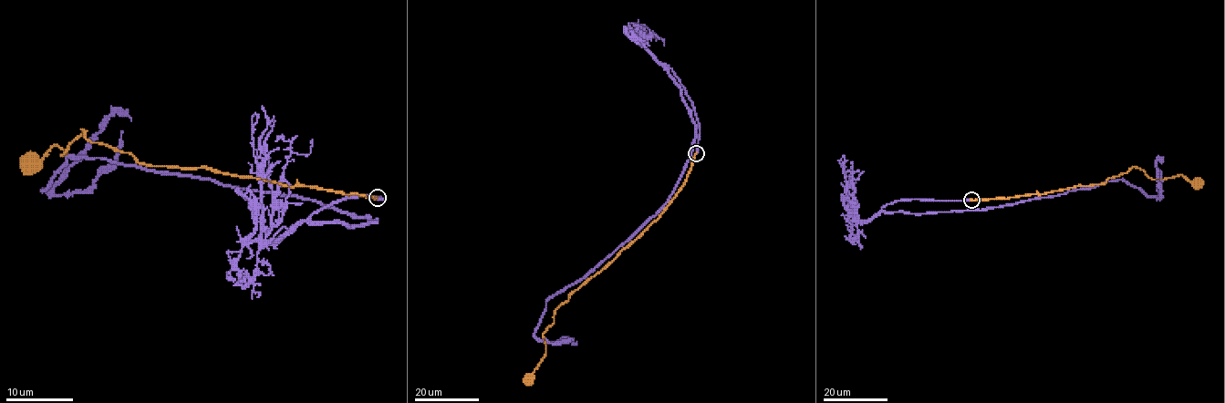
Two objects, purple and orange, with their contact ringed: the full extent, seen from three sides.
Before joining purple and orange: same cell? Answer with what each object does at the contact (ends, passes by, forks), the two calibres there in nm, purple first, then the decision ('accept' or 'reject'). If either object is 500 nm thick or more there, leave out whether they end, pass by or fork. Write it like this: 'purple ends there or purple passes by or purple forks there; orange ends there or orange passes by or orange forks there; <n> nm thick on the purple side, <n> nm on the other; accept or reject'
purple ends there; orange ends there; 240 nm thick on the purple side, 280 nm on the other; accept

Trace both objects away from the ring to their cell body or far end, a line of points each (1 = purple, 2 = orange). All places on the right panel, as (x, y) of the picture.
1: (971, 200), (895, 201), (881, 209), (987, 209), (1118, 180), (1154, 196), (1160, 170), (1155, 160), (1161, 162)
2: (971, 200), (1101, 184), (1133, 167), (1140, 169), (1153, 180), (1180, 175), (1197, 184)

